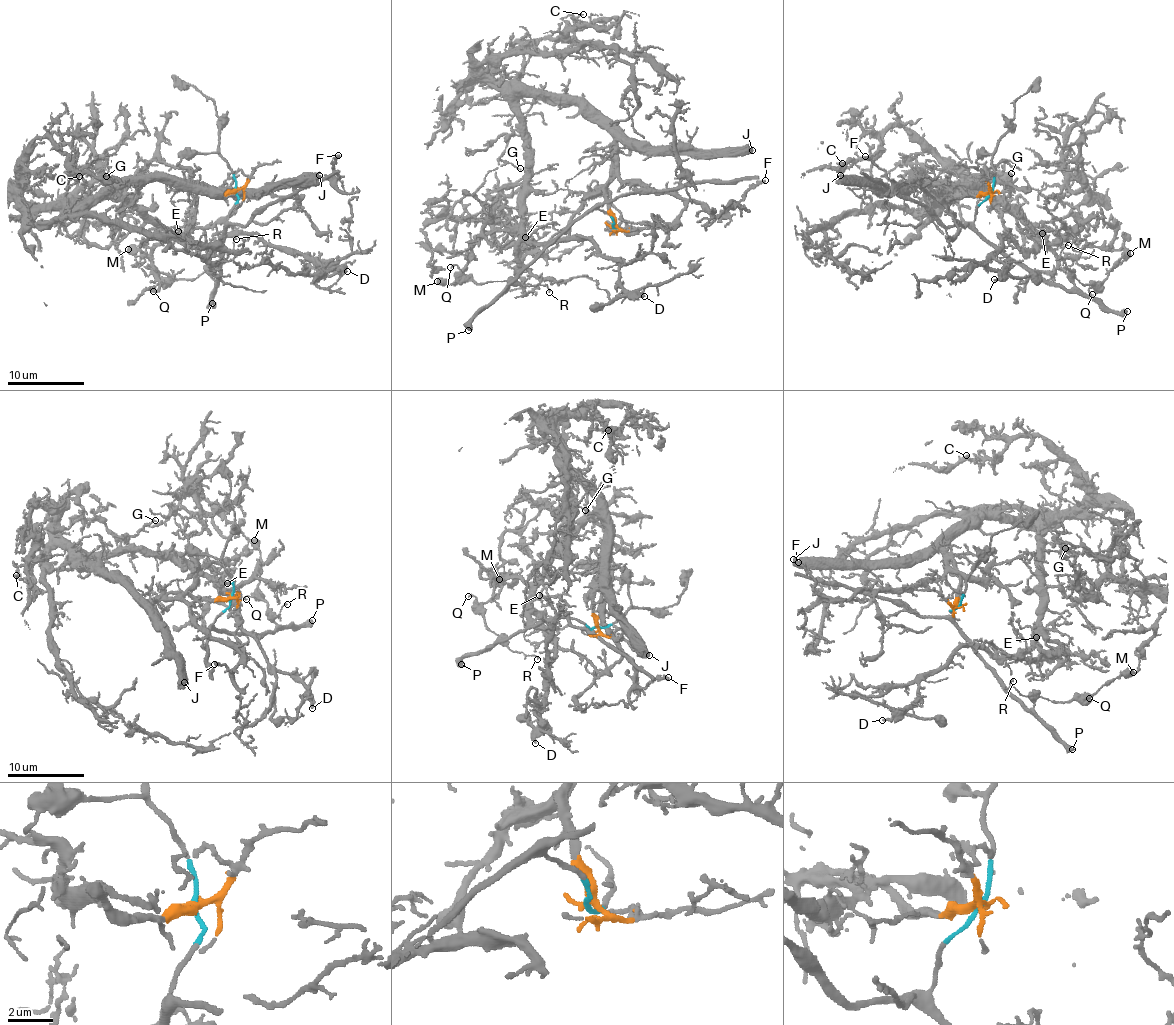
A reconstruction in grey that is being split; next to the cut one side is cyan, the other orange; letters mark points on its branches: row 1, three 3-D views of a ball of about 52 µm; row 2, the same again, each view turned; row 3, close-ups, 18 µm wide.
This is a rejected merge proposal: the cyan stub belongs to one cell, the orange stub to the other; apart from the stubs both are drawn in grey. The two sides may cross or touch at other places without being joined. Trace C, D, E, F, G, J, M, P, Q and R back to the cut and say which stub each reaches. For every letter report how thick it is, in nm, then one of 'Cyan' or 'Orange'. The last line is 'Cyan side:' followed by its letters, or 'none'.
C: Thickness 150 nm. Orange
D: Thickness 200 nm. Orange
E: Thickness 220 nm. Orange
F: Thickness 260 nm. Orange
G: Thickness 110 nm. Orange
J: Thickness 550 nm. Orange
M: Thickness 700 nm. Cyan
P: Thickness 500 nm. Cyan
Q: Thickness 120 nm. Cyan
R: Thickness 110 nm. Cyan
Cyan side: M, P, Q, R

